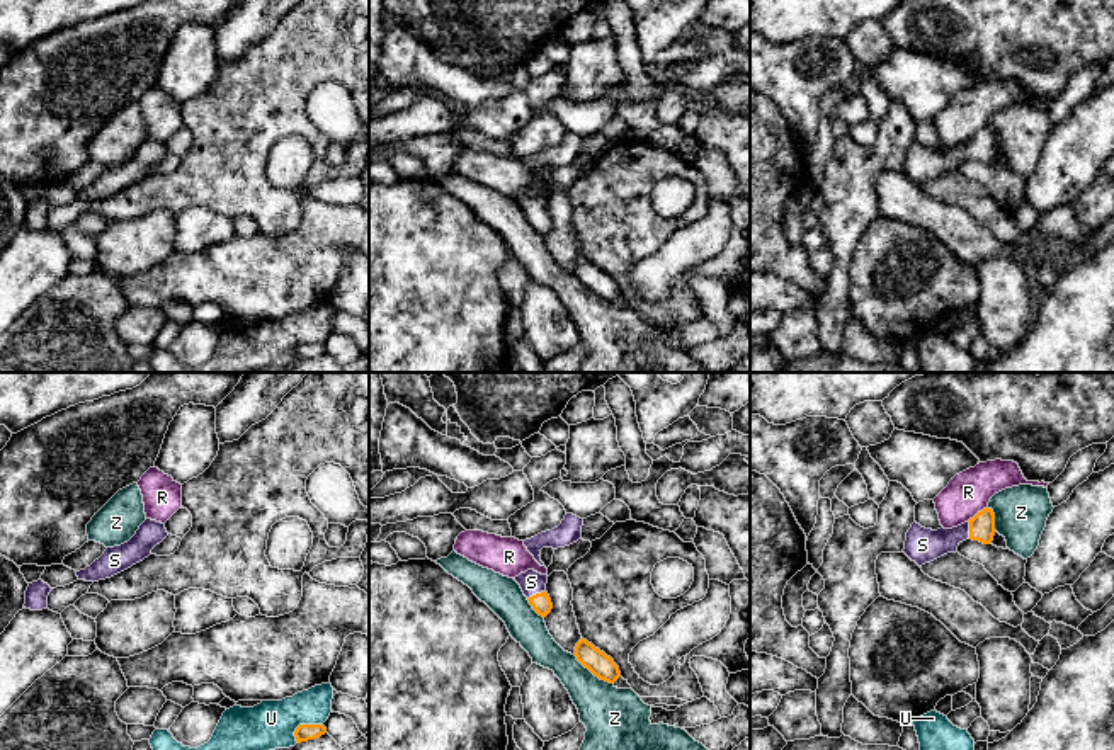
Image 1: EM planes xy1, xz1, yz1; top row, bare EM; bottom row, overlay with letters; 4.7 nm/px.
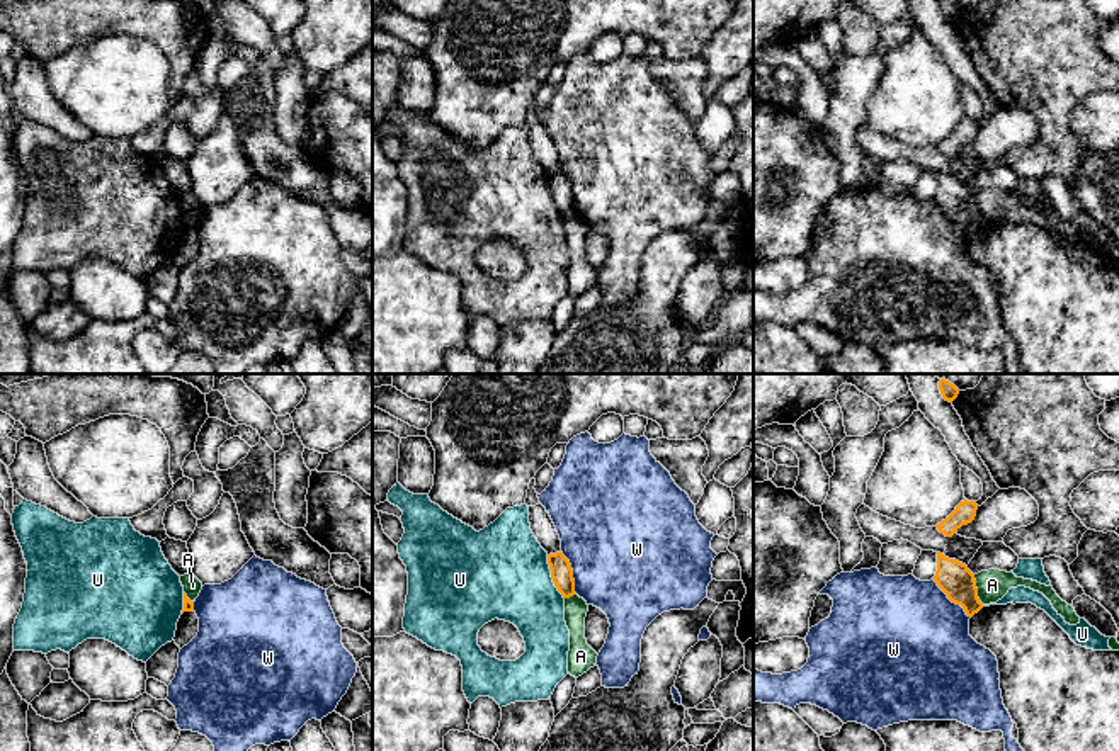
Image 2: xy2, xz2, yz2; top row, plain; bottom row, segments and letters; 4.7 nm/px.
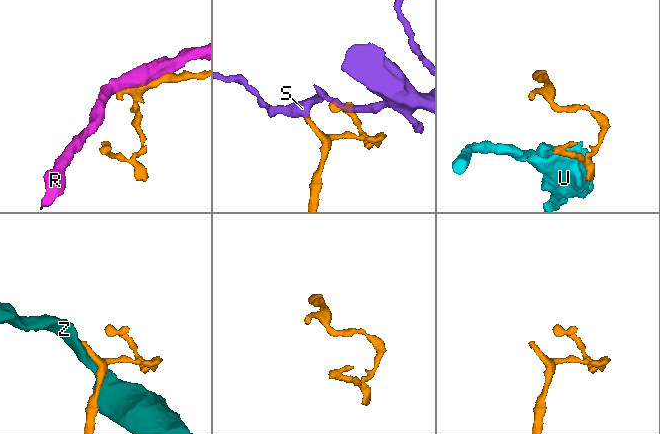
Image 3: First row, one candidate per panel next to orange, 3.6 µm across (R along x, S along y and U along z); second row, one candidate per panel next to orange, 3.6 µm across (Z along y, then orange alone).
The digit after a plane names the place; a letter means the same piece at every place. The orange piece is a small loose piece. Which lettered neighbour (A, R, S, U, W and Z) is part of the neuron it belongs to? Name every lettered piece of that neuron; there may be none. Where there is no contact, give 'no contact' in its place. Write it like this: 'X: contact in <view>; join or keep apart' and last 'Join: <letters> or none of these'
A: contact in yz2; keep apart
R: contact in yz1; keep apart
S: contact in xz1; join
U: contact in xz2; keep apart
W: contact in yz2; keep apart
Z: contact in xz1; keep apart
Join: S

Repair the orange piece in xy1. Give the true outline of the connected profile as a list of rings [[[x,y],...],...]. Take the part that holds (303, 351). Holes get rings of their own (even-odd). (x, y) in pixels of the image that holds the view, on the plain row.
[[[299,344],[294,350],[296,361],[308,361],[320,357],[321,354],[327,352],[327,347],[323,344]]]

